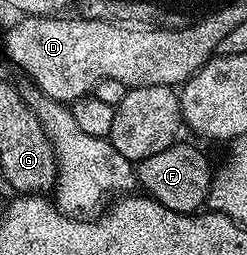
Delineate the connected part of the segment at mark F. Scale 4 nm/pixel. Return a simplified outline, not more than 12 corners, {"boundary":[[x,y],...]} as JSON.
{"boundary":[[185,140],[136,166],[136,182],[172,212],[197,214],[212,166]]}

